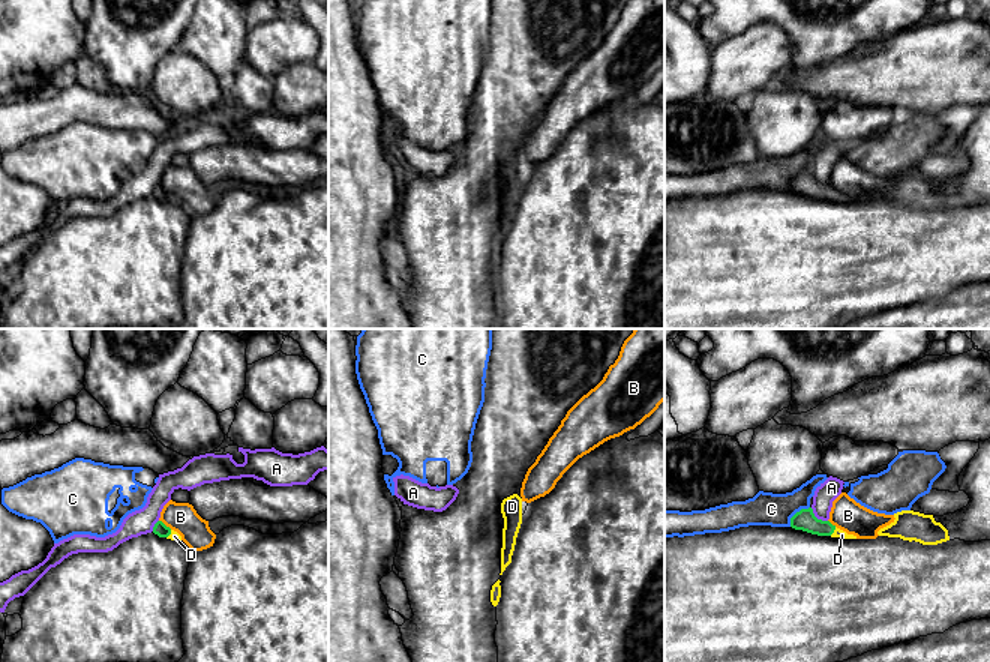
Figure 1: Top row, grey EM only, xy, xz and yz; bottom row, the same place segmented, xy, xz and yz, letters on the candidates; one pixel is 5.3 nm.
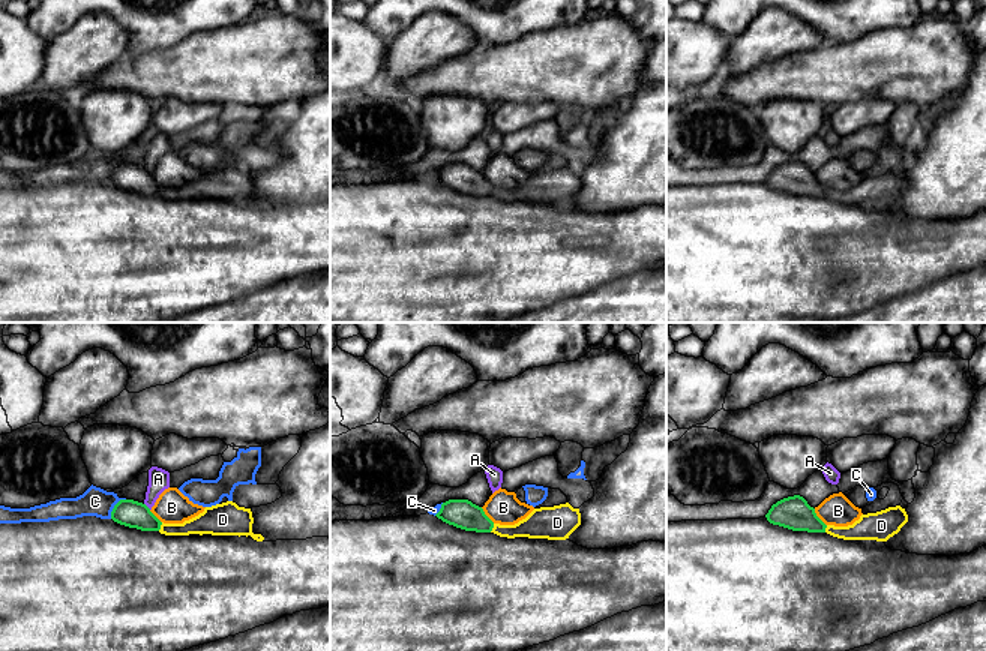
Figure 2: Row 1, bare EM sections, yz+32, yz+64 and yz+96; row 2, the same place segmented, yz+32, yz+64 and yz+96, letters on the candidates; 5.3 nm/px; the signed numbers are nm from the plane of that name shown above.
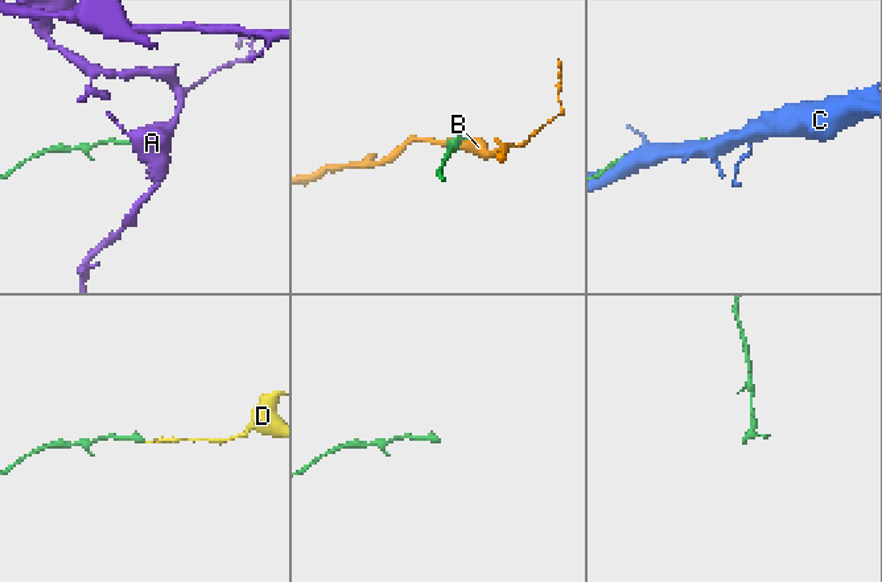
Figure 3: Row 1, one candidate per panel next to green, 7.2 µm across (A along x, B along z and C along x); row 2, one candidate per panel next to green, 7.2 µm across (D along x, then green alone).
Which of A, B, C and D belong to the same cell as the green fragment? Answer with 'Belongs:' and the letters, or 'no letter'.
Belongs: D

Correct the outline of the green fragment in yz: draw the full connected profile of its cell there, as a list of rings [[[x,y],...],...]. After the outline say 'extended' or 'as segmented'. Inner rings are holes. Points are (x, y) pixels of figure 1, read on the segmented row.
[[[801,509],[790,518],[790,527],[795,530],[802,530],[818,536],[831,536],[840,539],[856,539],[854,534],[837,528],[830,521],[818,519],[813,513],[813,509]]]; extended

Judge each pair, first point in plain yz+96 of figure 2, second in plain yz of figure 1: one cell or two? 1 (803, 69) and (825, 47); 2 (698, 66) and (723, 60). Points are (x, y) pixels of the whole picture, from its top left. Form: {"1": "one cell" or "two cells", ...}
{"1": "two cells", "2": "two cells"}

